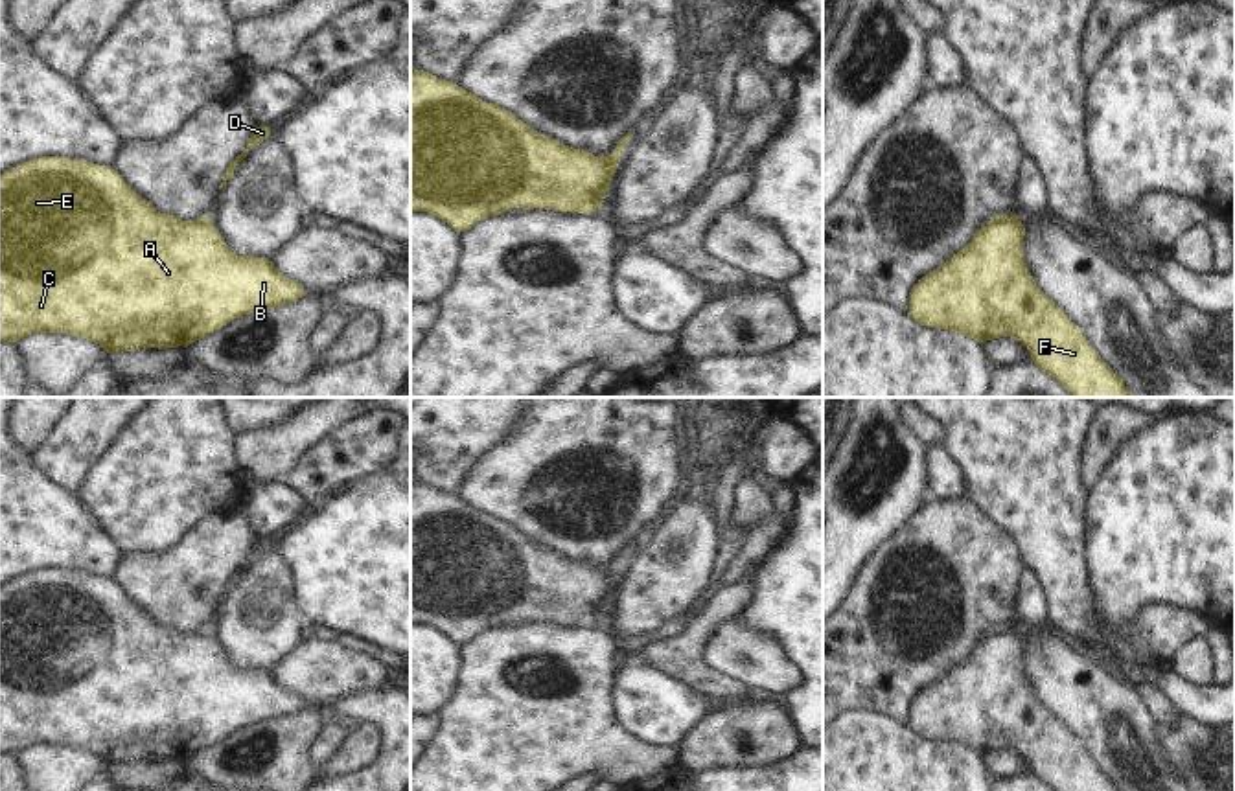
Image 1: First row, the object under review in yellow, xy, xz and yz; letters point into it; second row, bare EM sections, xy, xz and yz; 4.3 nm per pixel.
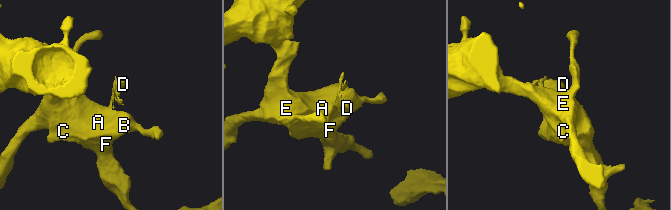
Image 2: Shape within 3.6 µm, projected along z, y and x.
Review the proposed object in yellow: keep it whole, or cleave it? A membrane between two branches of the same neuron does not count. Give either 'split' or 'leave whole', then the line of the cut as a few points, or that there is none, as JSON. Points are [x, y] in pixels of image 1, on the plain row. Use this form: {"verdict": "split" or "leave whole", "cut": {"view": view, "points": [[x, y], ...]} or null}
{"verdict": "split", "cut": {"view": "xz", "points": [[619, 565], [615, 573], [610, 571]]}}

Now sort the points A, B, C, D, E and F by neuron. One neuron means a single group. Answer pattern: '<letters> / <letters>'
A B C E F / D

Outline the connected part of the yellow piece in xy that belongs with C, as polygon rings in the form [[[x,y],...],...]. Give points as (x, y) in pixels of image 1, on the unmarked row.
[[[40,568],[0,587],[0,754],[63,745],[92,752],[107,765],[186,760],[243,727],[271,723],[306,706],[267,670],[232,664],[208,631],[182,633],[156,624],[110,578]]]

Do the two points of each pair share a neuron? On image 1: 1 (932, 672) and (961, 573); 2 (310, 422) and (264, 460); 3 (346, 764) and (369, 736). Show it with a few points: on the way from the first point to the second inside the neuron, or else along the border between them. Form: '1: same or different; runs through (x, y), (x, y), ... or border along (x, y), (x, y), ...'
1: same; runs through (939, 648), (963, 624), (961, 596)
2: same; runs through (299, 433), (275, 451)
3: same; runs through (352, 756), (361, 744)

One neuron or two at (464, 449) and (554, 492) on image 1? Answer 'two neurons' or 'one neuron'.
two neurons

